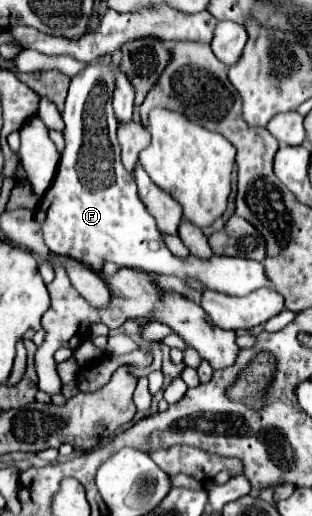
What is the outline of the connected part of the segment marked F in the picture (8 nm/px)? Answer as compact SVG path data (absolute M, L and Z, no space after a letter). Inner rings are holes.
M101 55L101 59L87 65L71 79L65 111L61 113L65 121L65 151L53 185L41 197L35 213L43 227L47 247L71 259L85 261L95 271L101 271L103 263L109 261L119 267L175 275L179 279L197 279L205 289L227 295L247 295L255 289L269 287L265 267L259 261L225 255L213 255L211 259L189 255L181 259L167 249L153 215L147 213L137 195L133 175L121 165L117 121L111 107L115 91L111 63L111 55Z

